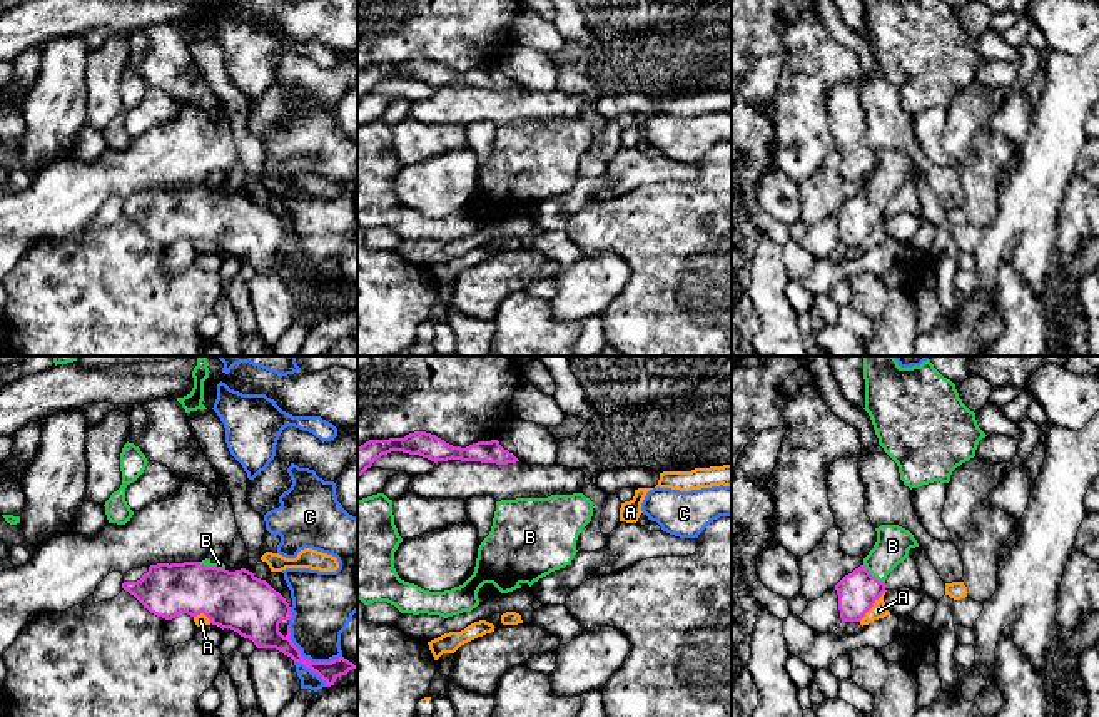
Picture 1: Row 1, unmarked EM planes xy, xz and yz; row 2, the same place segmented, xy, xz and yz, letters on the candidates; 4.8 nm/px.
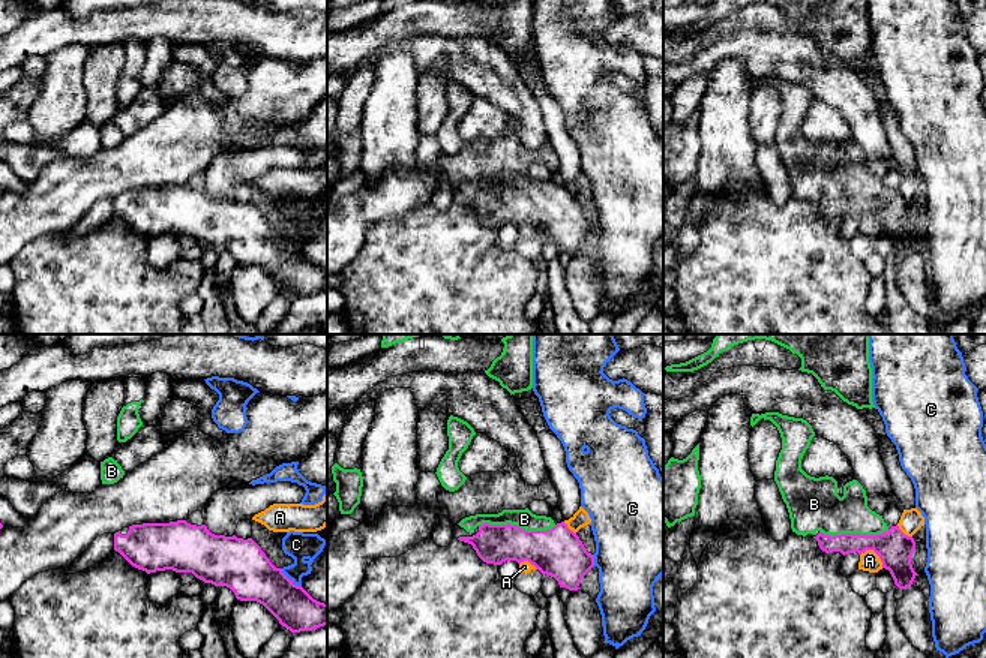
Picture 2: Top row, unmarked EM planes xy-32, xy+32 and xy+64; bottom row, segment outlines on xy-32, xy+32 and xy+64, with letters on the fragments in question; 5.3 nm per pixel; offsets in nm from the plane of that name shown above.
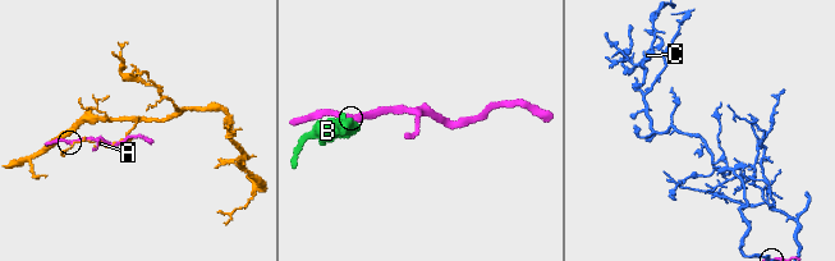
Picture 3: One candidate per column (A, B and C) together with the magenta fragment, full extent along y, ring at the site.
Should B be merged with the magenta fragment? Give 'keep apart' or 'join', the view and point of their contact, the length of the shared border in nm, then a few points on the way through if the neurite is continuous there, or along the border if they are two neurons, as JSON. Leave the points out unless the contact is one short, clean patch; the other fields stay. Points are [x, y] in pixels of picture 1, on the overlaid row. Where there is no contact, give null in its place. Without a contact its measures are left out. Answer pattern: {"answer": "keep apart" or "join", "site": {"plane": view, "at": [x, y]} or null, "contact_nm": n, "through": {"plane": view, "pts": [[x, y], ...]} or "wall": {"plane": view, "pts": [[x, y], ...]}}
{"answer": "join", "site": {"plane": "yz", "at": [871, 575]}, "contact_nm": 140, "through": {"plane": "yz", "pts": [[857, 592], [871, 575], [892, 545]]}}

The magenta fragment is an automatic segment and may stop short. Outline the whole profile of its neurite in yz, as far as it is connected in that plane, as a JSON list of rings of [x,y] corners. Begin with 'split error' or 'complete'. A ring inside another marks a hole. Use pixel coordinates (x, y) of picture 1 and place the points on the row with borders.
split error | [[[899,525],[875,528],[877,542],[864,563],[837,585],[838,610],[843,622],[860,622],[885,592],[887,575],[919,547],[914,535]]]

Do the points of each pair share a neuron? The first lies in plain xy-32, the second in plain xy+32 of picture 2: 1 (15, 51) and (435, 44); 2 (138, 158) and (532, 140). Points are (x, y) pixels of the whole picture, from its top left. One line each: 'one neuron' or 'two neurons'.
1: two neurons
2: two neurons

